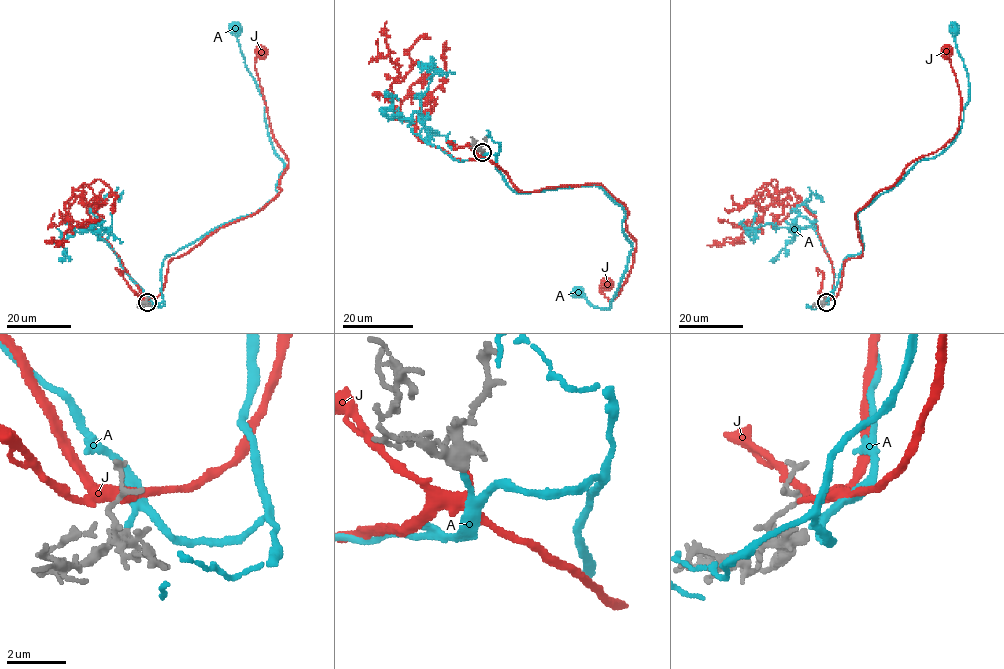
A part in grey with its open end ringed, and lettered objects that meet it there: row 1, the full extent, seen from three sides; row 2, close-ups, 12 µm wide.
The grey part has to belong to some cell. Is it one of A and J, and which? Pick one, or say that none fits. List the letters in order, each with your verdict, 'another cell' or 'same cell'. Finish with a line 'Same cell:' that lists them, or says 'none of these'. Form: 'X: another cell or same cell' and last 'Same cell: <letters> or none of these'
A: same cell
J: another cell
Same cell: A

